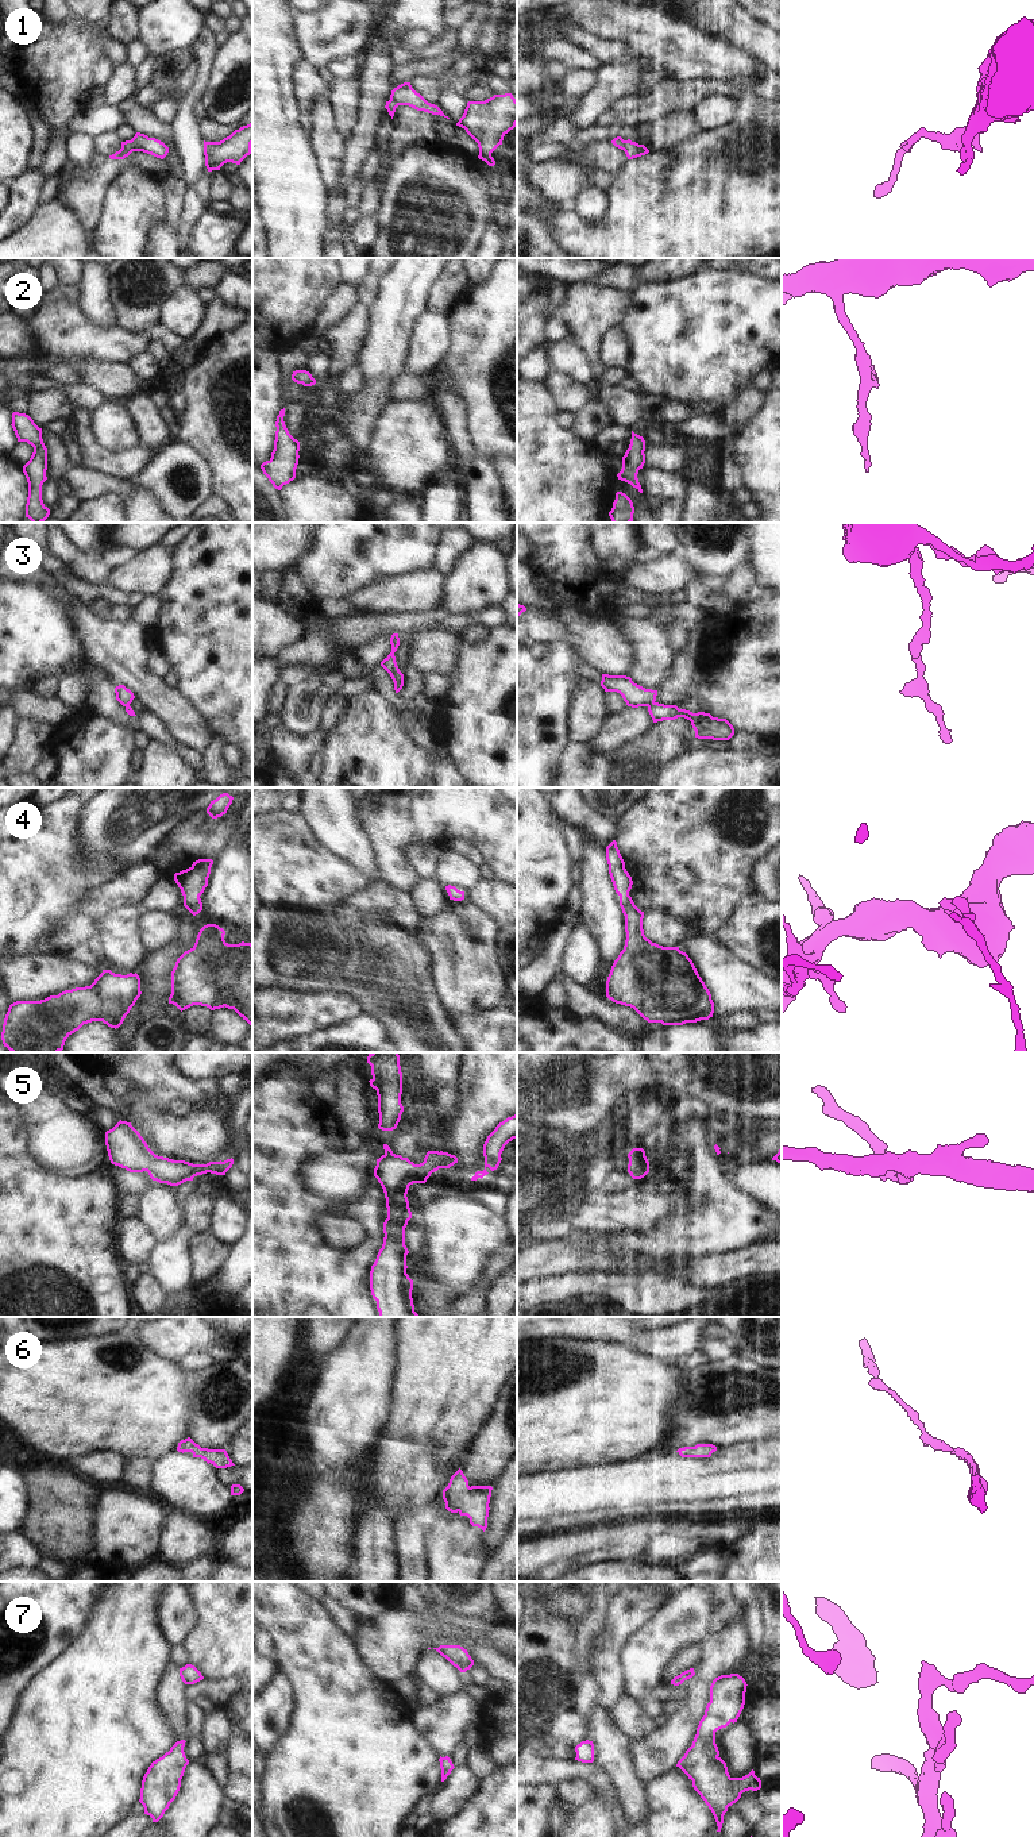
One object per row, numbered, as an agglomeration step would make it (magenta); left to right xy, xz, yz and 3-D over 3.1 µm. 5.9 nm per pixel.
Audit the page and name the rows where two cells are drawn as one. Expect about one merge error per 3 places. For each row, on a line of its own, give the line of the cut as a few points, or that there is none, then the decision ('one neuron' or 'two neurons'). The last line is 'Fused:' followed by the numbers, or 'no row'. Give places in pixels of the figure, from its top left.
1: no cut; one neuron
2: no cut; one neuron
3: no cut; one neuron
4: no cut; one neuron
5: no cut; one neuron
6: no cut; one neuron
7: no cut; one neuron
Fused: no row

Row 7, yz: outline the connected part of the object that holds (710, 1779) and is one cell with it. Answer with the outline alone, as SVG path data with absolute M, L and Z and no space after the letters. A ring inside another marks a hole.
M738 1674L721 1675L713 1680L710 1702L699 1721L692 1745L676 1764L692 1780L694 1790L711 1810L717 1832L721 1832L728 1807L742 1792L761 1788L761 1780L753 1769L742 1778L732 1778L715 1744L715 1732L737 1722L745 1705L746 1686Z

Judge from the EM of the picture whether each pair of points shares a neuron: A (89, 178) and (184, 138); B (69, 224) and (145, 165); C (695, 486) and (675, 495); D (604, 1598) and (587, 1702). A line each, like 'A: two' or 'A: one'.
A: two
B: two
C: two
D: one

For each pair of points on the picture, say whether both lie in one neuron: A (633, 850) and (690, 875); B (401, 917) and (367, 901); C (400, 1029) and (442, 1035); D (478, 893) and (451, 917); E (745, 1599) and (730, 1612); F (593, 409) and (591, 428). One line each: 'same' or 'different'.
A: same
B: same
C: same
D: different
E: different
F: same

